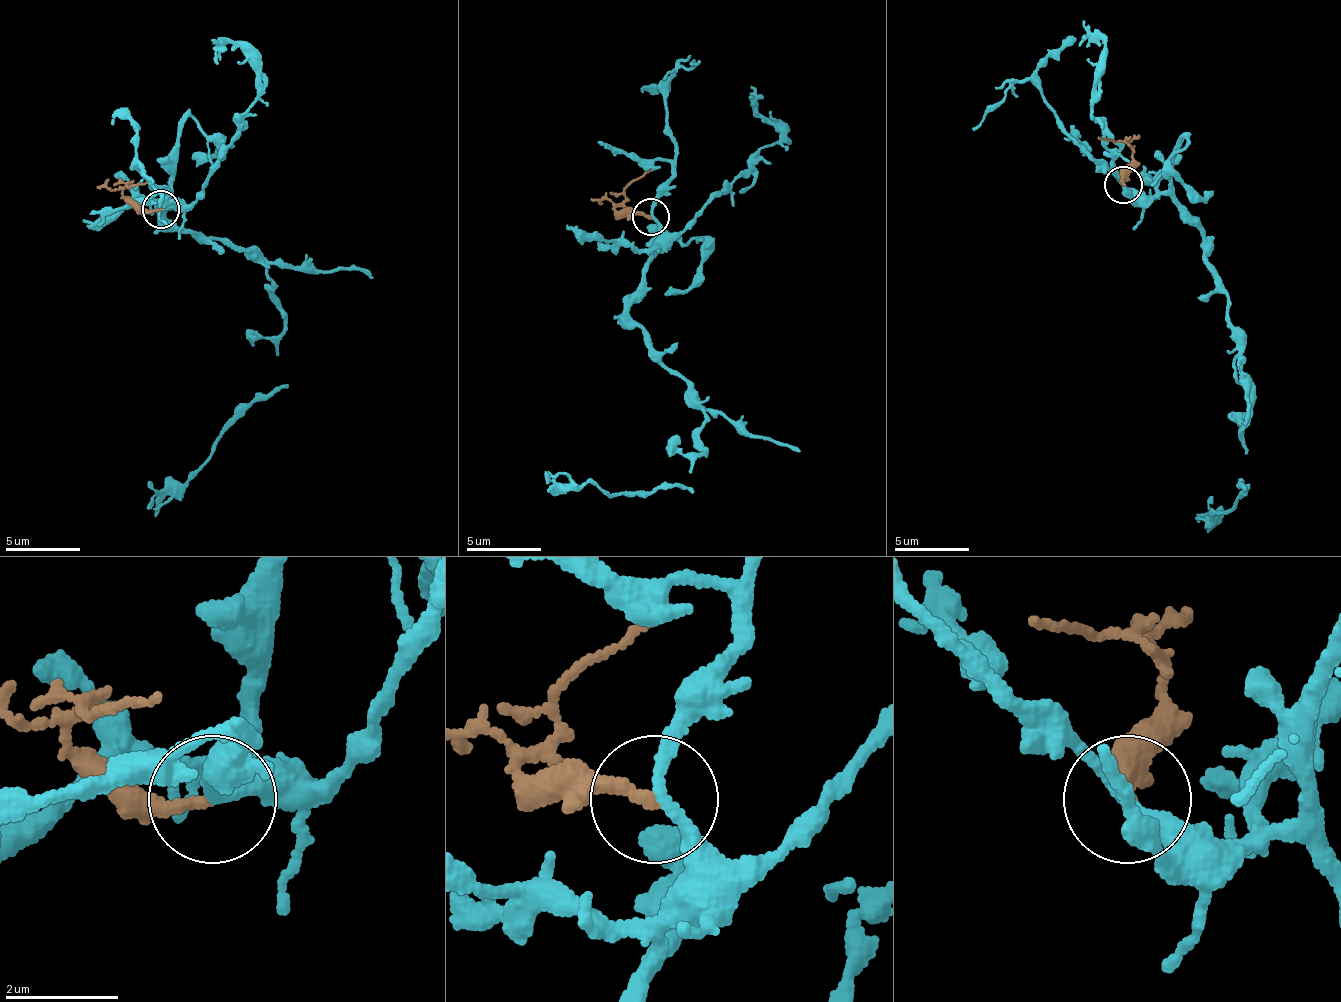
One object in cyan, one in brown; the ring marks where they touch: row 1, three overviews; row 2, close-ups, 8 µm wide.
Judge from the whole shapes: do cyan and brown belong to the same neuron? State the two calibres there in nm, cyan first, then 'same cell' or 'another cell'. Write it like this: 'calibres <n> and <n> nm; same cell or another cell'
calibres 200 and 220 nm; another cell

